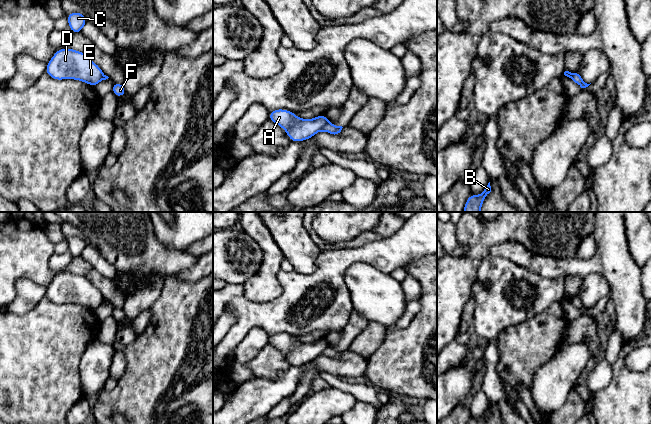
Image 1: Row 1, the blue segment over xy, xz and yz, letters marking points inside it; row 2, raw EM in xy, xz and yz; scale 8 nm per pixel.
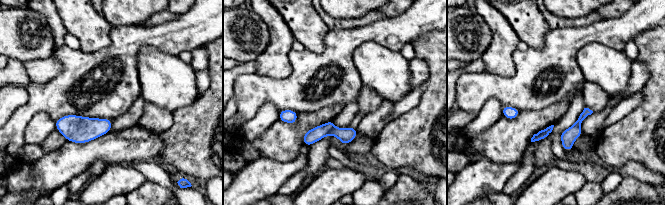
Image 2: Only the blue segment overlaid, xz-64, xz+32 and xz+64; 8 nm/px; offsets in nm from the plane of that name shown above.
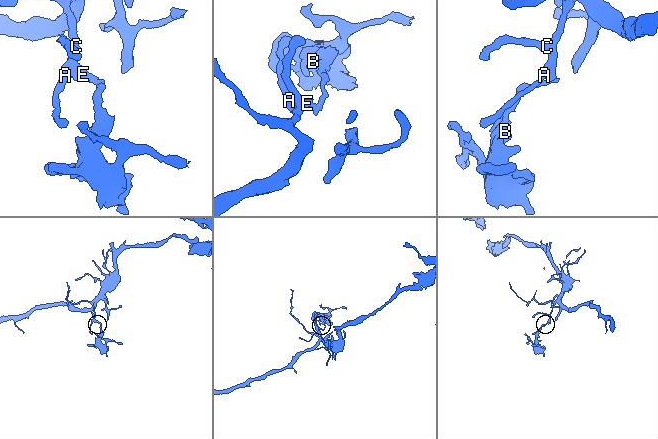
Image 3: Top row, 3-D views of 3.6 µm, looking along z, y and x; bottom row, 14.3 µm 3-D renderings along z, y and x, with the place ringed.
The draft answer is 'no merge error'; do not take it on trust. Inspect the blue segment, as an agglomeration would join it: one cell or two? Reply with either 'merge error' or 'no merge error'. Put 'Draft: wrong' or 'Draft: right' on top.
Draft: wrong
merge error

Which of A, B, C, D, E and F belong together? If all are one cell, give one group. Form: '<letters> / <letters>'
A C D E / B F

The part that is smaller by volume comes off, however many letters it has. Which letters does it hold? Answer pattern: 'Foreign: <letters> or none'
Foreign: B, F

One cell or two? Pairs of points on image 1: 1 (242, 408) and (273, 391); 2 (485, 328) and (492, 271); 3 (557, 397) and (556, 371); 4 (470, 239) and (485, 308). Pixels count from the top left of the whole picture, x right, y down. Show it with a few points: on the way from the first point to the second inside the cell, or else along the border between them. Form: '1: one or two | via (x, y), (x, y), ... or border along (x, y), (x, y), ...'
1: one | via (250, 400), (265, 394)
2: one | via (492, 314), (493, 285)
3: one | via (556, 391), (556, 377)
4: two | border along (488, 254), (480, 263), (472, 285), (472, 294)

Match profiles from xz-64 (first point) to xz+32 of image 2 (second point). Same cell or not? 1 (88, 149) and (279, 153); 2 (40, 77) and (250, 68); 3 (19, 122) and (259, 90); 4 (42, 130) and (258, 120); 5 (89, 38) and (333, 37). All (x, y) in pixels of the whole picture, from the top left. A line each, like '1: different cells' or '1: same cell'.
1: different cells
2: different cells
3: same cell
4: same cell
5: different cells

